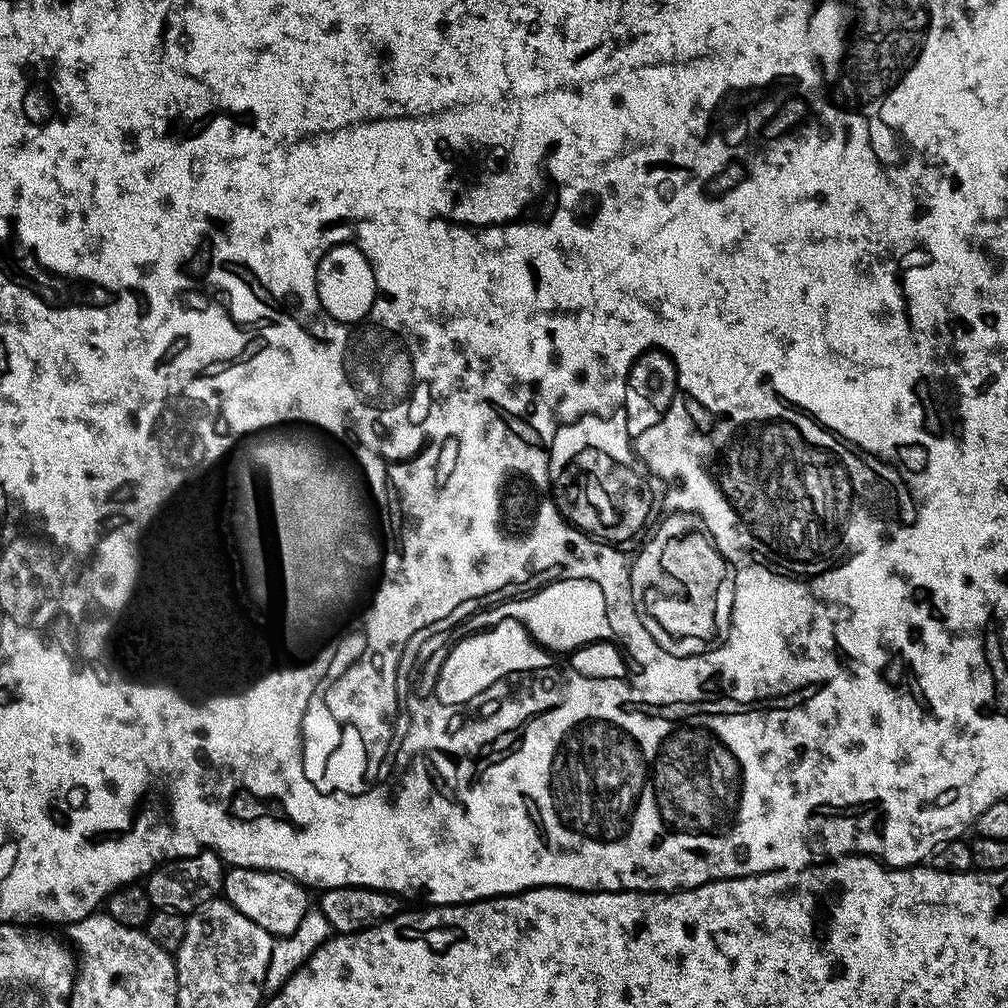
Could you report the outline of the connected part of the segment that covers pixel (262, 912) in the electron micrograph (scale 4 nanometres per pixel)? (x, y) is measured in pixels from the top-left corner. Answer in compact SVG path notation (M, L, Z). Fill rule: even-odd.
M229 867L224 873L223 899L227 900L234 910L246 914L250 922L258 922L262 930L266 930L273 938L294 934L299 924L310 910L308 904L309 889L283 876L281 872L268 872L265 868Z

